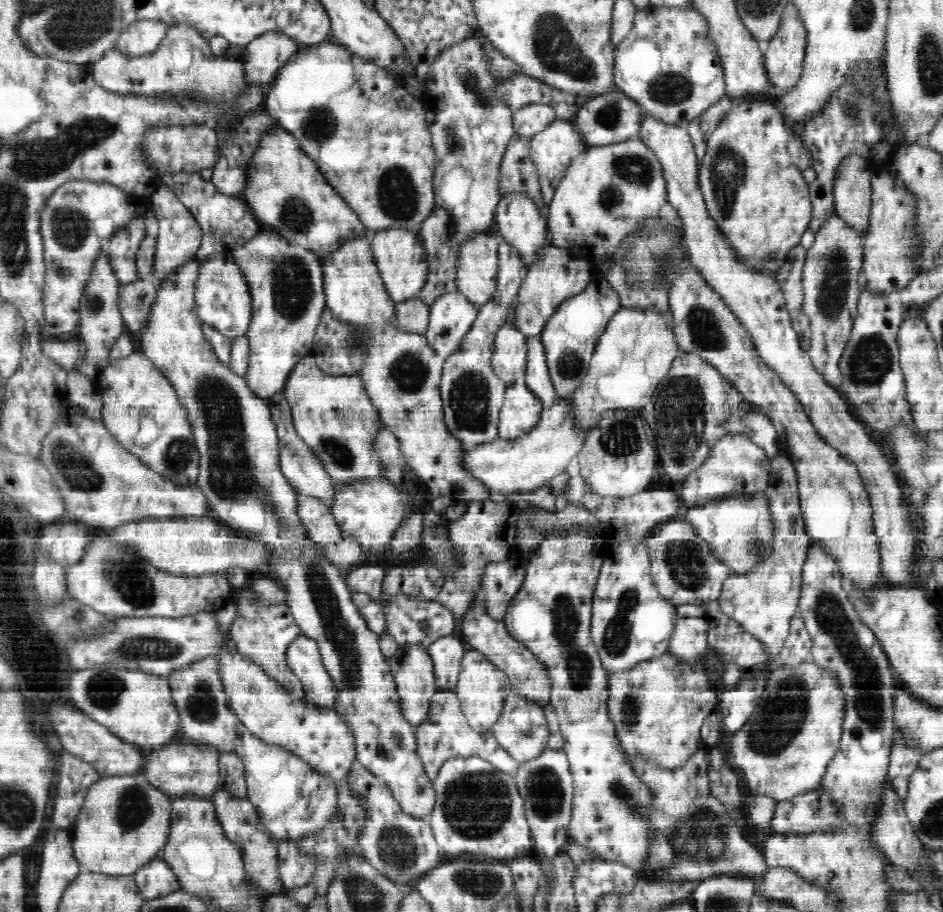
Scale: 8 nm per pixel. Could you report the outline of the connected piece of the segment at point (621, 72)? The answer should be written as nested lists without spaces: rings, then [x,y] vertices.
[[[651,5],[637,11],[634,27],[615,48],[613,68],[615,87],[624,95],[635,99],[642,106],[644,114],[657,118],[666,124],[686,129],[690,122],[700,117],[704,110],[716,104],[725,93],[724,69],[712,43],[707,19],[692,7]]]

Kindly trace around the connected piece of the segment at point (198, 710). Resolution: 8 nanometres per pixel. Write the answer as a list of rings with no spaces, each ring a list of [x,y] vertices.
[[[202,660],[198,664],[188,665],[168,675],[171,683],[172,698],[179,712],[180,732],[194,744],[208,744],[220,753],[236,753],[245,768],[247,799],[257,810],[259,821],[266,828],[269,840],[276,846],[283,841],[298,842],[308,834],[320,833],[336,815],[339,806],[339,784],[326,772],[315,771],[299,755],[278,745],[268,745],[263,739],[248,730],[247,726],[229,707],[220,675],[217,673],[216,660]]]

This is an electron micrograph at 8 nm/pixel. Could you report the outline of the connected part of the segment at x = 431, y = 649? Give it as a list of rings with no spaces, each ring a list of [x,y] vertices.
[[[454,635],[437,639],[434,644],[430,644],[427,648],[433,662],[436,688],[442,691],[452,691],[456,686],[462,658],[466,652],[464,641]]]

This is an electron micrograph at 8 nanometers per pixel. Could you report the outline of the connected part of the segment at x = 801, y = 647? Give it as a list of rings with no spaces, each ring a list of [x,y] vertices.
[[[796,614],[790,623],[787,640],[773,666],[794,666],[810,659],[812,637],[808,634],[806,623],[802,616]]]

